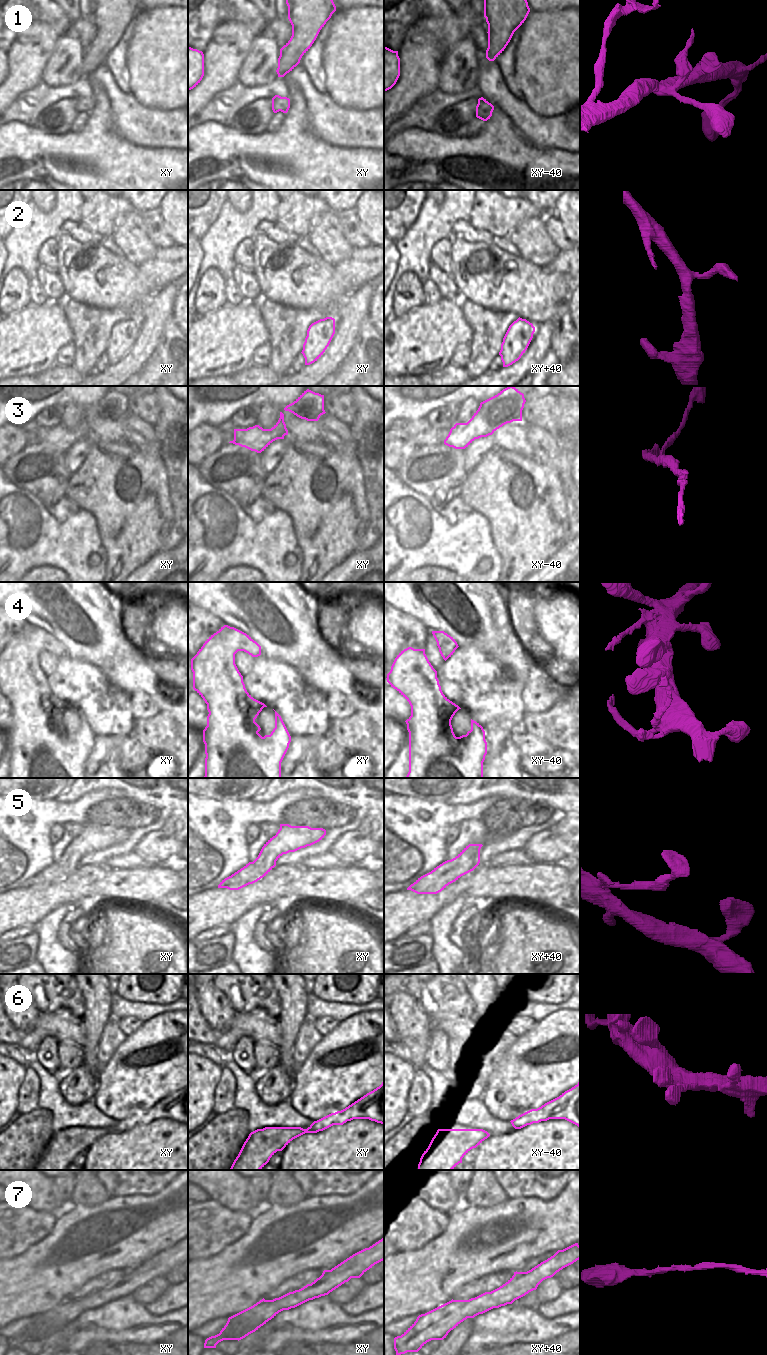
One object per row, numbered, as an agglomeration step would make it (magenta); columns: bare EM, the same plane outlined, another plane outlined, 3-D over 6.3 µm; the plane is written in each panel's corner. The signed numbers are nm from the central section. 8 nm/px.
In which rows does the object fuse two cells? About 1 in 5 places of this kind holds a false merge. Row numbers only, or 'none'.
none

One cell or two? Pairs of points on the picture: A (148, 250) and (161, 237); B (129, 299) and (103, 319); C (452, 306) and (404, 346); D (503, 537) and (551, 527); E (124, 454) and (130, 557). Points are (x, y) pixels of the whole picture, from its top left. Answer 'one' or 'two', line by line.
A: two
B: two
C: one
D: one
E: one

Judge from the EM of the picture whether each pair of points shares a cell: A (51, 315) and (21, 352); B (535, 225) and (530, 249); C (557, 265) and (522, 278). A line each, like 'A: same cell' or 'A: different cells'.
A: same cell
B: same cell
C: different cells

